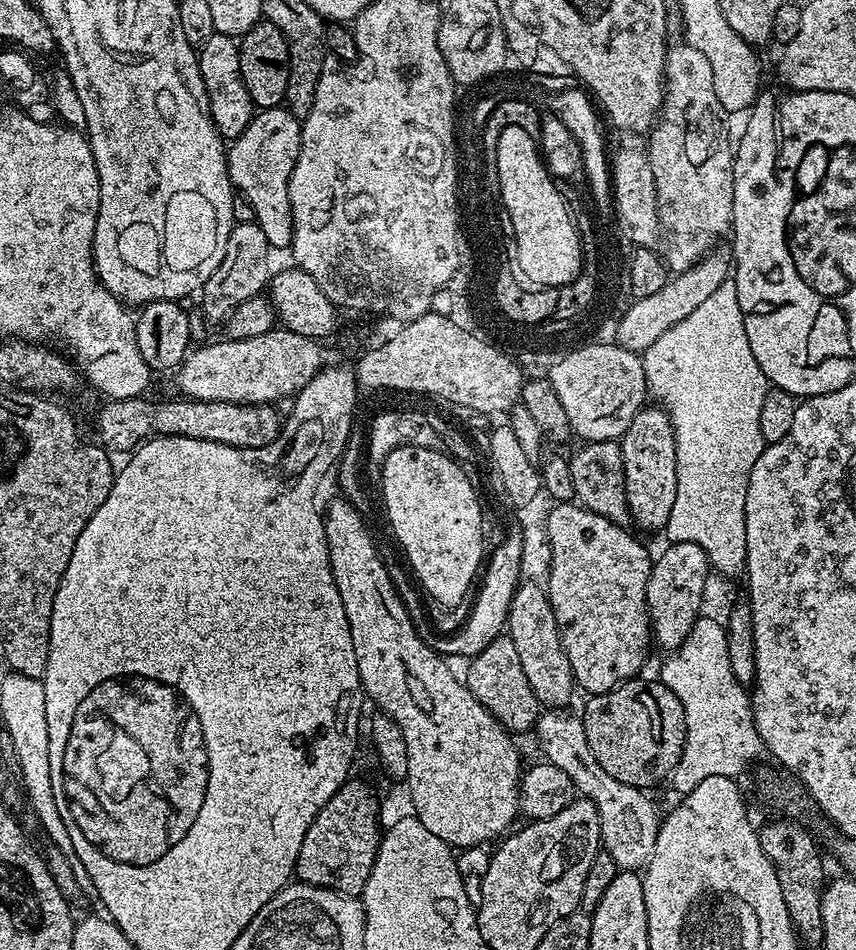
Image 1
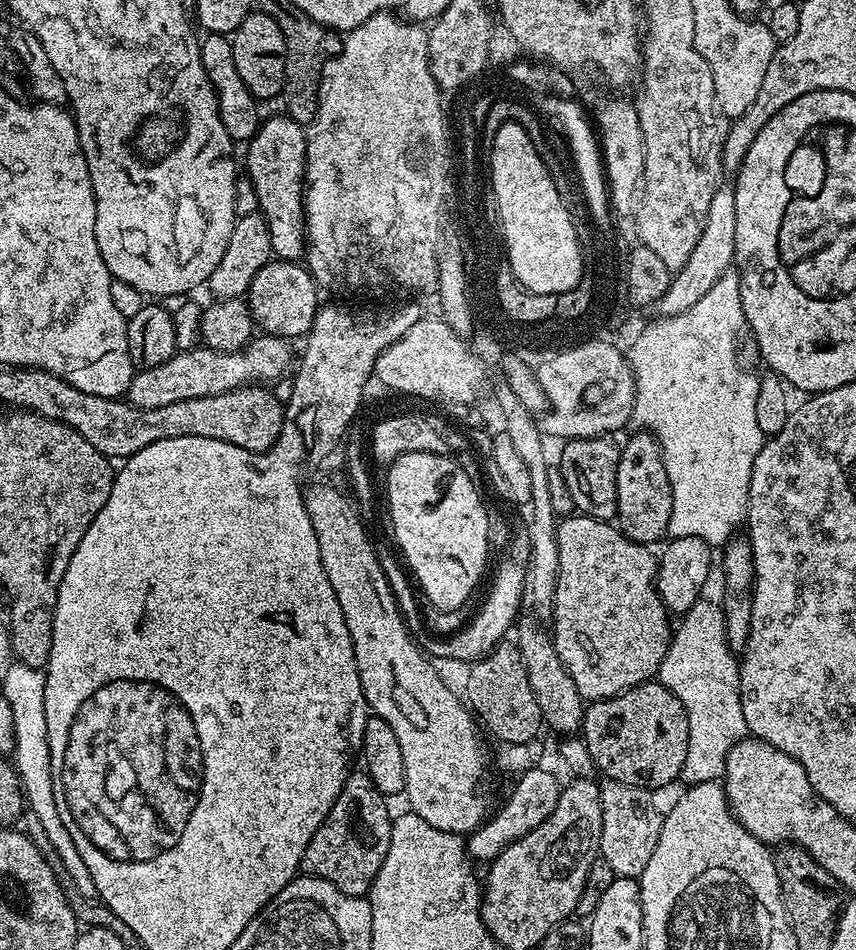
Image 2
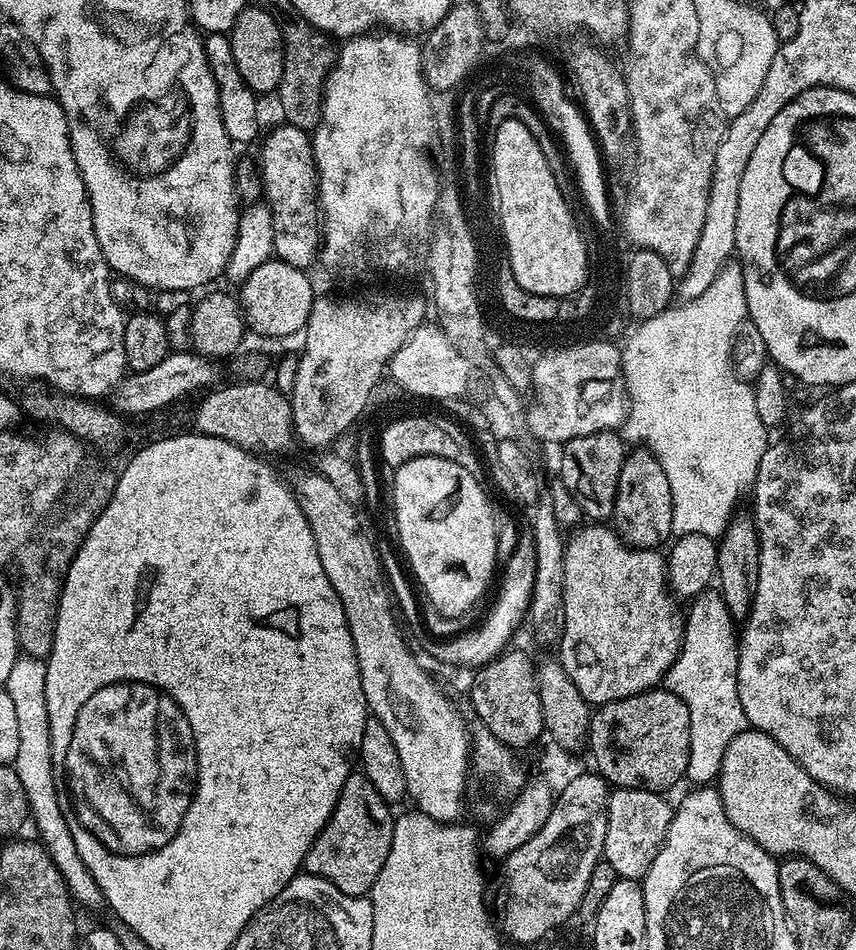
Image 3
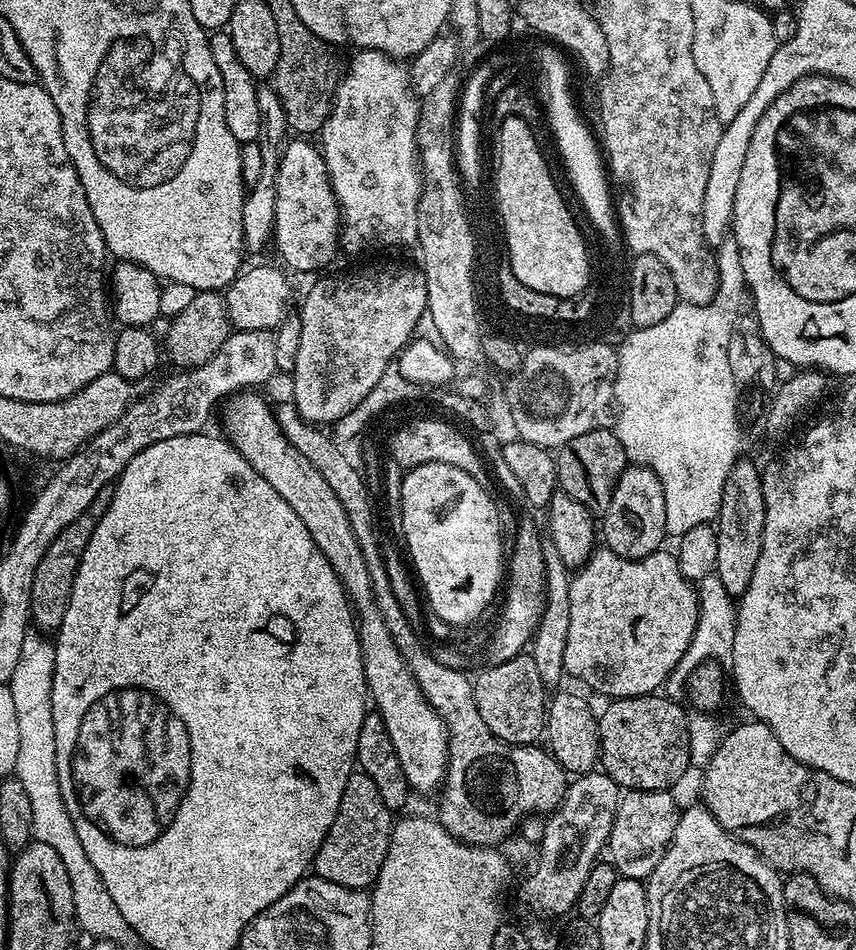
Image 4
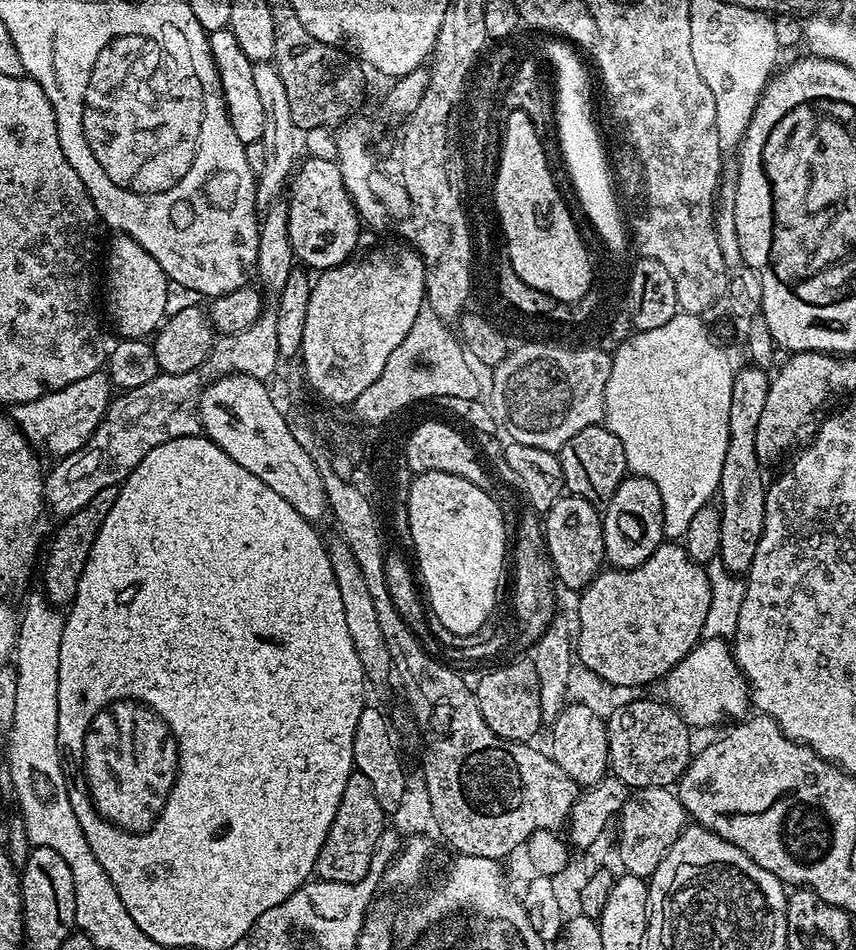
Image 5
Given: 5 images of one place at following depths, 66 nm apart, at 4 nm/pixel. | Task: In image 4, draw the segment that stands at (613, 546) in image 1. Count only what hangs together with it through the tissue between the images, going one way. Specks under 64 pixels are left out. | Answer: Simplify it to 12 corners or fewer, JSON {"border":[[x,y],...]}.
{"border":[[607,546],[567,581],[564,670],[650,696],[698,626],[661,550]]}

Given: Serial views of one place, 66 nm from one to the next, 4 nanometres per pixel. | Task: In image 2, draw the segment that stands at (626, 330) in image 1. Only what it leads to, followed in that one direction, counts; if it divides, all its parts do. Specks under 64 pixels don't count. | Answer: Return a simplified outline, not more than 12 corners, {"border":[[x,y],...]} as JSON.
{"border":[[722,186],[698,246],[658,305],[677,316],[736,259],[736,189]]}

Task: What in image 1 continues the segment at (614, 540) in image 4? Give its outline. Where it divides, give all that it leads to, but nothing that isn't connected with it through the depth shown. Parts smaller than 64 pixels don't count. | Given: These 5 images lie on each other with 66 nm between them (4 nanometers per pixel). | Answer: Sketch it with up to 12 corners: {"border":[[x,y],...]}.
{"border":[[634,414],[618,443],[632,524],[659,533],[678,494],[672,419]]}

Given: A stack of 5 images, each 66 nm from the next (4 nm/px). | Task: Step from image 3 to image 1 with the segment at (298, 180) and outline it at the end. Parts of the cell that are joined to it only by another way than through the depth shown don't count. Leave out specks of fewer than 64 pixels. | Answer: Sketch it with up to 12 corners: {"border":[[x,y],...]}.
{"border":[[262,108],[227,149],[269,249],[292,243],[301,117]]}

